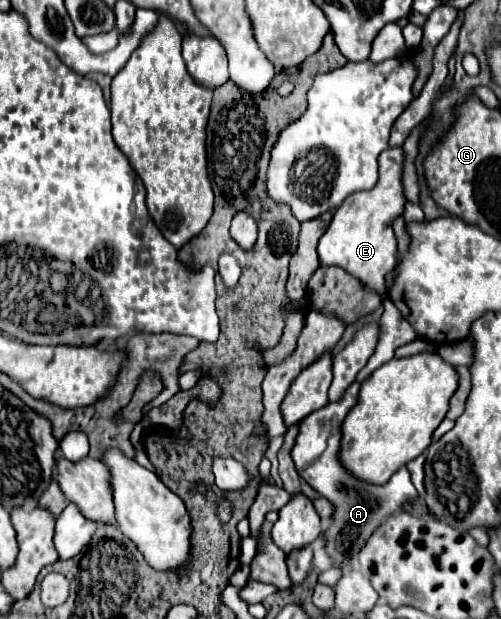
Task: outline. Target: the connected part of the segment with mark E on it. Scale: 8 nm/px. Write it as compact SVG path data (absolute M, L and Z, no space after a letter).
M402 147L386 149L380 159L380 179L376 187L368 191L356 191L344 199L344 203L336 209L328 231L322 235L318 243L320 265L338 265L348 273L358 277L366 287L374 289L384 297L384 277L396 267L396 237L392 231L392 223L396 217L404 213L406 197L402 187L402 171L404 171L404 151Z

